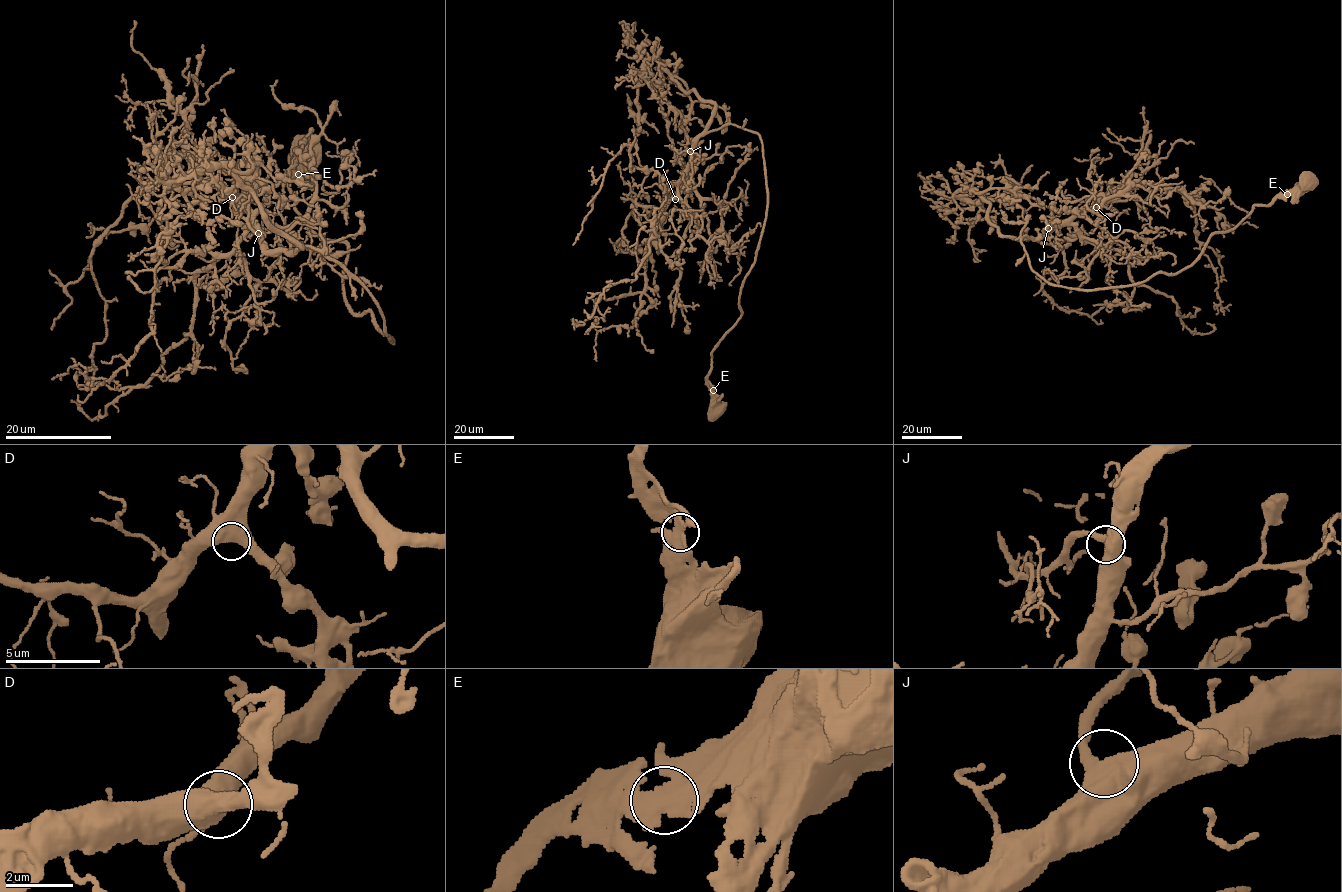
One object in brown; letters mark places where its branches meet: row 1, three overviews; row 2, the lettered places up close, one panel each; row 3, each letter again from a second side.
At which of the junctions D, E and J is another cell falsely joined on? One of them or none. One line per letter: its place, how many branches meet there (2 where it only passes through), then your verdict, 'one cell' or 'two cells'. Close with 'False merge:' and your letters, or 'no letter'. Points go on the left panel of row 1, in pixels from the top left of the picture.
D: at (232, 197); 2 branches meet; one cell
E: at (298, 174); 2 branches meet; one cell
J: at (258, 233); 2 branches meet; one cell
False merge: no letter

